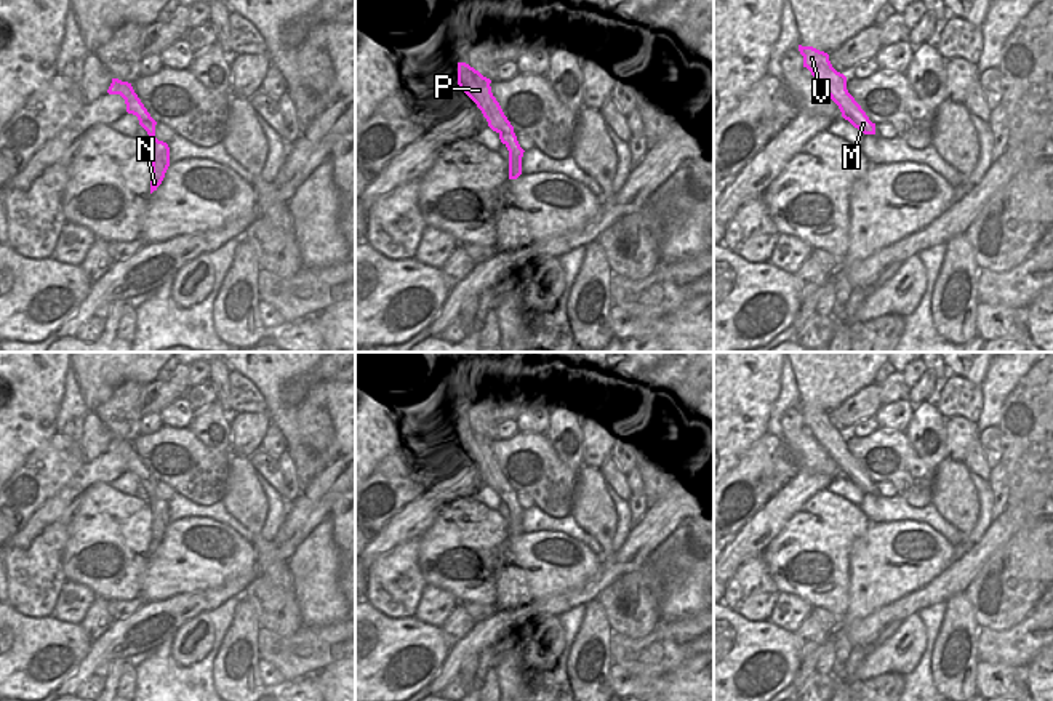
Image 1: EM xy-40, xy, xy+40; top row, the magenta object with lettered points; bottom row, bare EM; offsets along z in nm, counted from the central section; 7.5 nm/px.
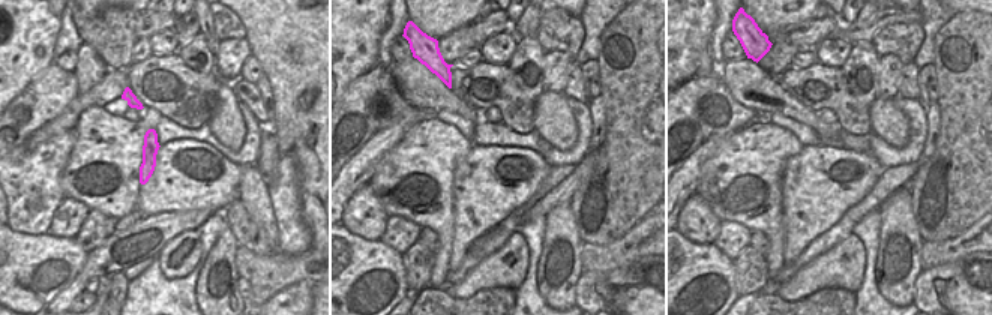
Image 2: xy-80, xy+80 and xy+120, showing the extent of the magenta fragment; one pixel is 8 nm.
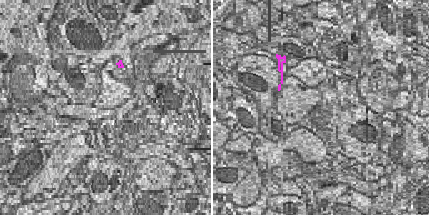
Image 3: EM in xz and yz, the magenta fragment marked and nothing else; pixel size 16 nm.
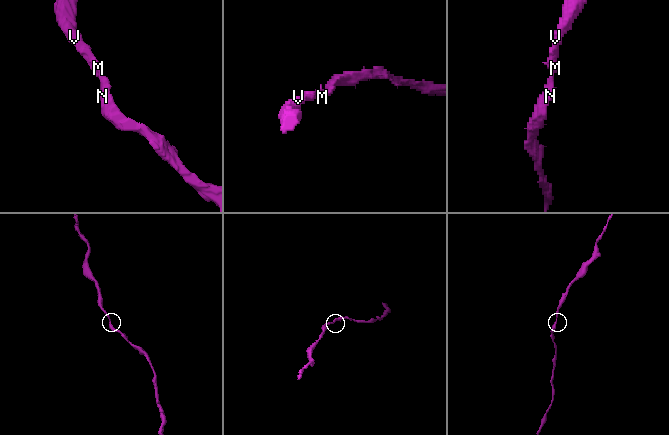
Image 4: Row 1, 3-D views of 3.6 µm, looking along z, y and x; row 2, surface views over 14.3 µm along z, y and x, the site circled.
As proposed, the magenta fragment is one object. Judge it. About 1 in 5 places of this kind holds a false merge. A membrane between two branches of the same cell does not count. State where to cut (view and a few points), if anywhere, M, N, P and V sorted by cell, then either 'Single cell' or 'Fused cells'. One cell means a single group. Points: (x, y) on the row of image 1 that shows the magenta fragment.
No split. Groups: M N P V. Single cell

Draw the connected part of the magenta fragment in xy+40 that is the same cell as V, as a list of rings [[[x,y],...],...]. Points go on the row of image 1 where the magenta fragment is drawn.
[[[799,45],[799,51],[803,56],[803,67],[807,67],[811,72],[816,83],[839,106],[842,117],[848,120],[861,133],[875,134],[875,123],[869,120],[861,106],[848,93],[847,77],[832,67],[829,54],[813,46],[802,45]]]

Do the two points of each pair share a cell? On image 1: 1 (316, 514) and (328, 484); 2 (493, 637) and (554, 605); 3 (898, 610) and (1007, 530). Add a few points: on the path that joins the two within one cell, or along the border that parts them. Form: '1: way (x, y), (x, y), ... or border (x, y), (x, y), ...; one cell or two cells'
1: way (316, 506), (322, 492); one cell
2: way (508, 626), (540, 610); one cell
3: way (925, 597), (948, 584), (980, 552); one cell

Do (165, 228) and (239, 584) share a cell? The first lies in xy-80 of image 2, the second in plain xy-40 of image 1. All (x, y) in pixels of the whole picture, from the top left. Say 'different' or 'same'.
same

